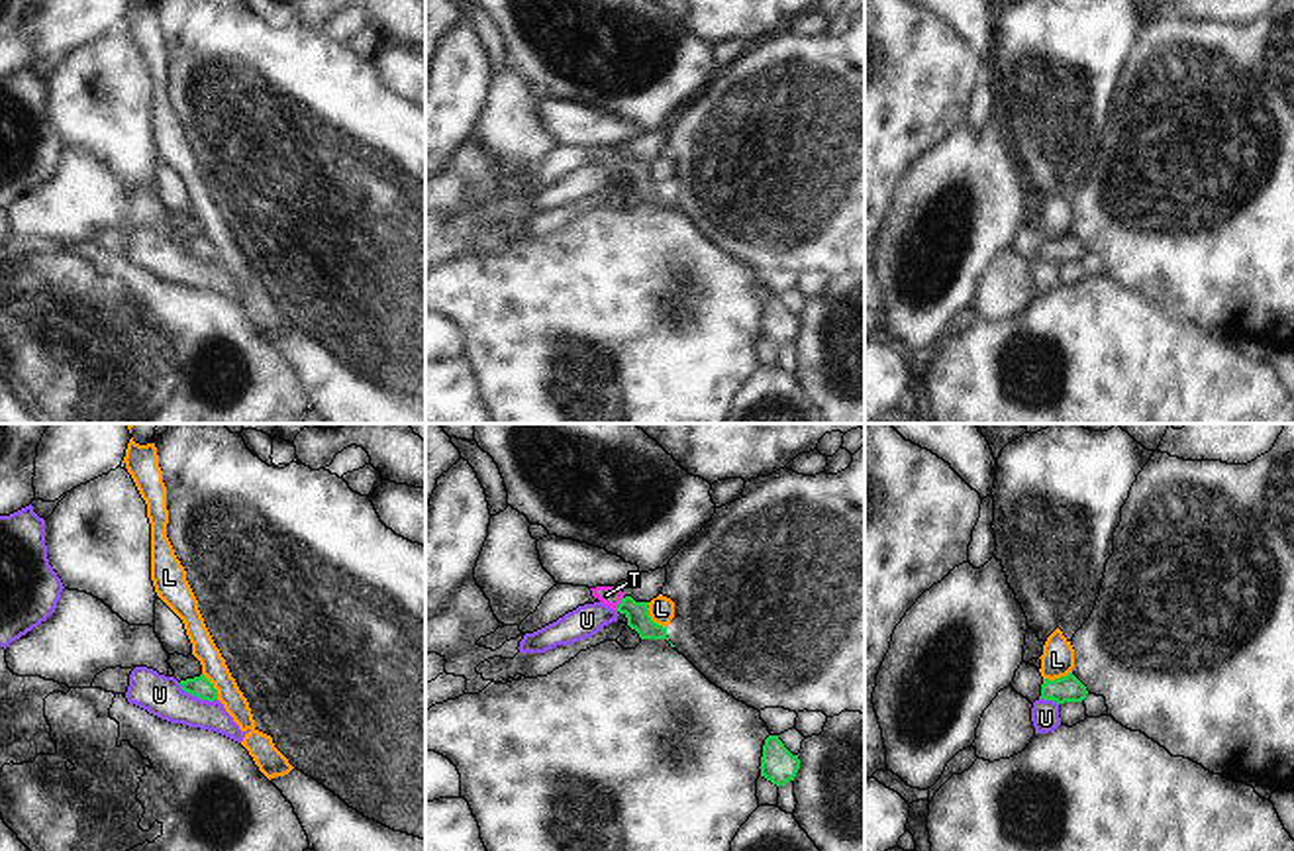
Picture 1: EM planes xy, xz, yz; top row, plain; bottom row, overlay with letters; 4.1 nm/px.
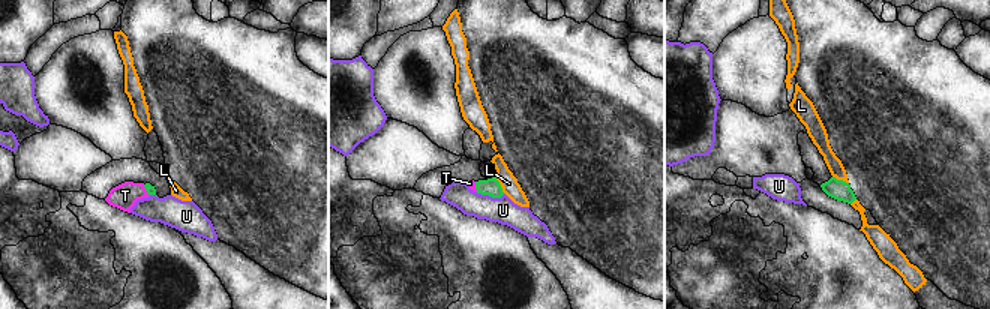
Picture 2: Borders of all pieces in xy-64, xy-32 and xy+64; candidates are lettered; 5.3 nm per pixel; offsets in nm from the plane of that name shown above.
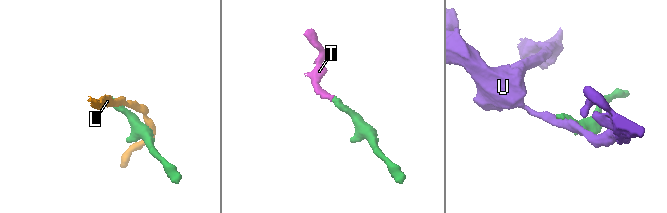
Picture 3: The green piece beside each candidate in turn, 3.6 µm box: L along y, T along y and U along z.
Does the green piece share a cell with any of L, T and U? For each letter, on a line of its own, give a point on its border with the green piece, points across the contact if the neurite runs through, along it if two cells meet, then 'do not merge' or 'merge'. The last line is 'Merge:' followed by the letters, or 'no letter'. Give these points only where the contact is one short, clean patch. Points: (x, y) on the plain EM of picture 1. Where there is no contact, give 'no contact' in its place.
L: meets green in xz at (649, 179); border along xz (647, 163), (647, 175), (665, 189); do not merge
T: meets green in xz at (618, 165); runs through xz (638, 177), (628, 167), (618, 165), (606, 155); merge
U: meets green in xy at (197, 257); border along xy (177, 244), (200, 259), (216, 261); do not merge
Merge: T

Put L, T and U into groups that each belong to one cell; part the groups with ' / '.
L / T / U

